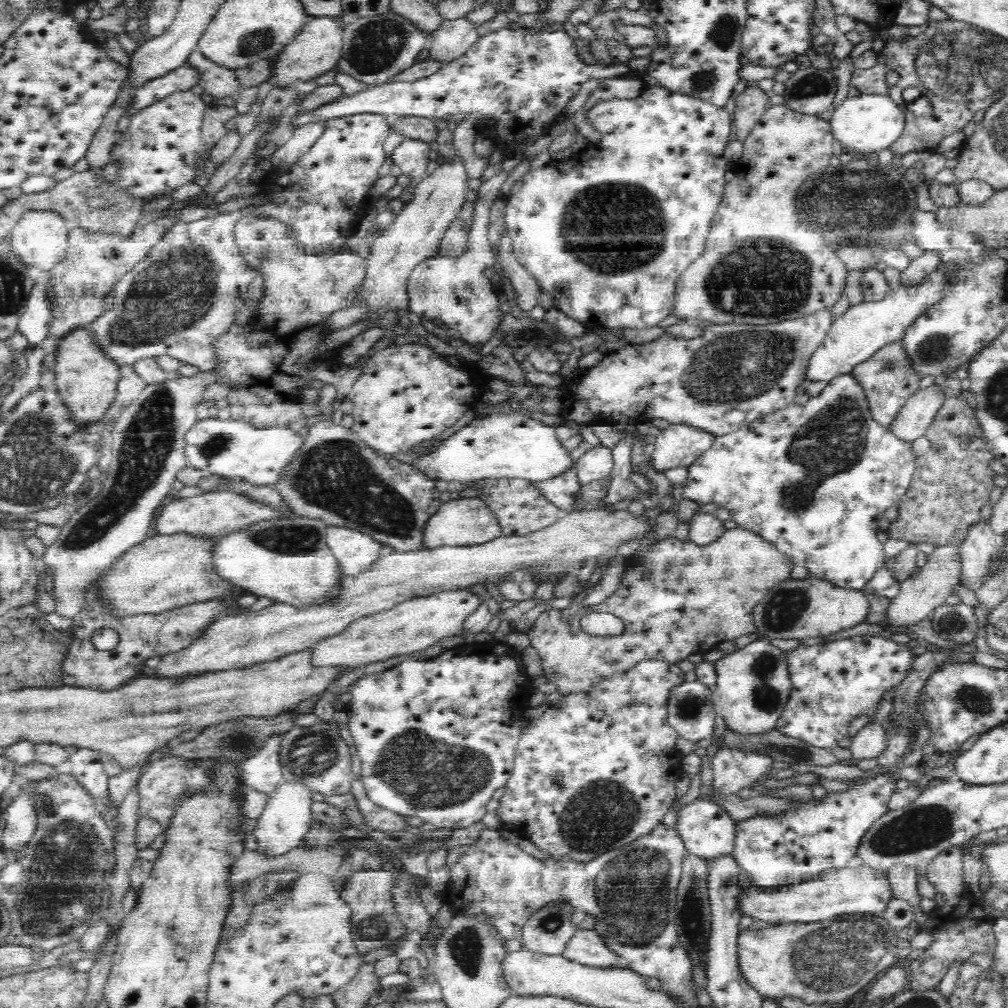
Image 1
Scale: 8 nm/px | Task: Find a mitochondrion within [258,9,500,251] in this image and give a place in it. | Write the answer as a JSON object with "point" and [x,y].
{"point":[376,45]}

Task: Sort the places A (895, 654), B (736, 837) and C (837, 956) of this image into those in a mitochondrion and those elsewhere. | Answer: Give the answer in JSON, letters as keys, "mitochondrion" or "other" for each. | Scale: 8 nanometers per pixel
{"A":"other","B":"other","C":"mitochondrion"}

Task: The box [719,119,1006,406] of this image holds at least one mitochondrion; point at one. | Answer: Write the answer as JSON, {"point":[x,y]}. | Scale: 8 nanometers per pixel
{"point":[849,204]}

